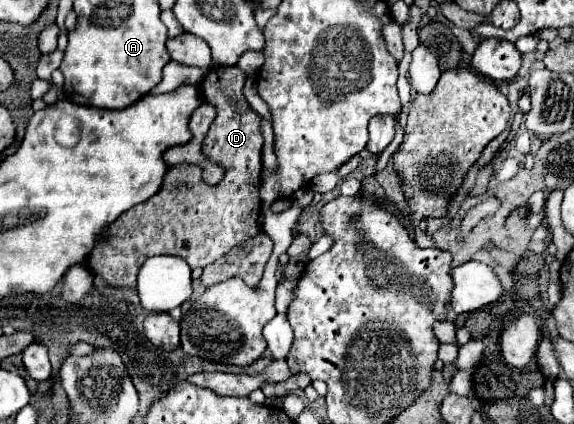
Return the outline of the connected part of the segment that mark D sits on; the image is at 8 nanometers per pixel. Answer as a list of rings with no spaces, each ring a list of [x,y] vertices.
[[[213,66],[199,84],[203,100],[215,106],[217,112],[213,126],[203,140],[201,152],[225,170],[223,180],[215,186],[207,186],[201,180],[199,166],[171,166],[161,190],[147,202],[123,212],[95,242],[87,266],[95,276],[101,276],[107,286],[135,288],[143,262],[157,254],[175,254],[193,270],[203,268],[227,254],[233,246],[261,232],[259,186],[263,170],[263,130],[261,116],[243,96],[245,78],[247,74],[239,66]]]

